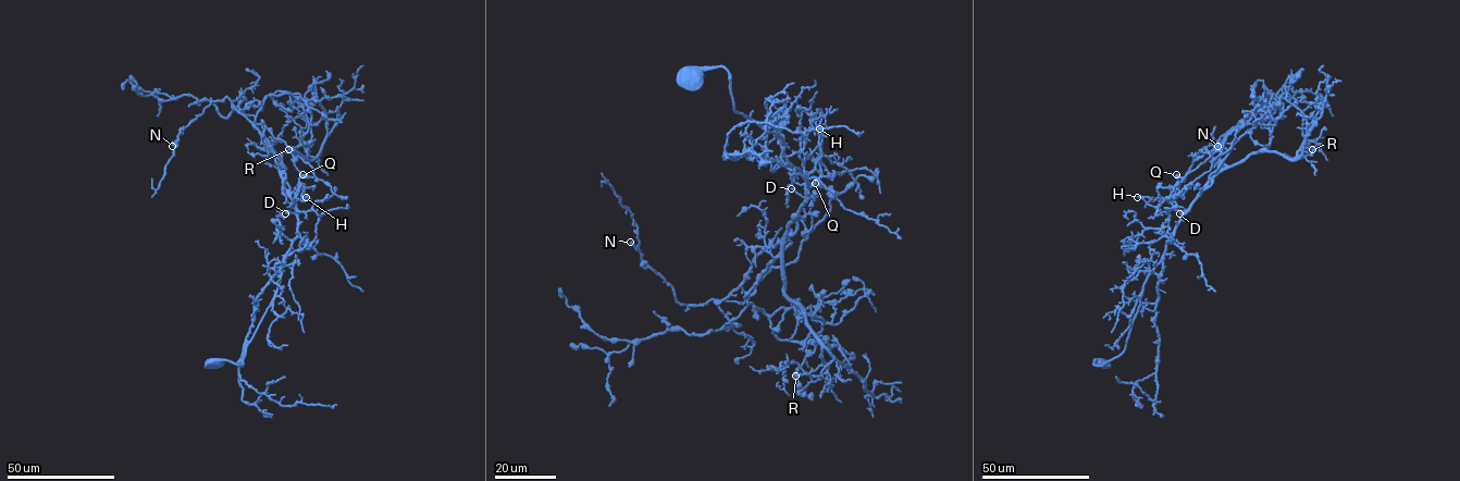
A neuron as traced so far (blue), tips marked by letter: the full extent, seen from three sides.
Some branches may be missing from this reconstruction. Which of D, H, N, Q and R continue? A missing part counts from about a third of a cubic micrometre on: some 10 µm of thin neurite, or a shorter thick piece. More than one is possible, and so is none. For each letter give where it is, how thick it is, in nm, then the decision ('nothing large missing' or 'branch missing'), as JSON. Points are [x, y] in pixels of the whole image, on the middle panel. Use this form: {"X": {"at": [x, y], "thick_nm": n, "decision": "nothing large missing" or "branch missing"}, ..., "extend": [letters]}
{"D": {"at": [791, 188], "thick_nm": 280, "decision": "nothing large missing"}, "H": {"at": [819, 128], "thick_nm": 440, "decision": "nothing large missing"}, "N": {"at": [630, 242], "thick_nm": 400, "decision": "nothing large missing"}, "Q": {"at": [815, 183], "thick_nm": 320, "decision": "nothing large missing"}, "R": {"at": [795, 375], "thick_nm": 260, "decision": "nothing large missing"}, "extend": []}

